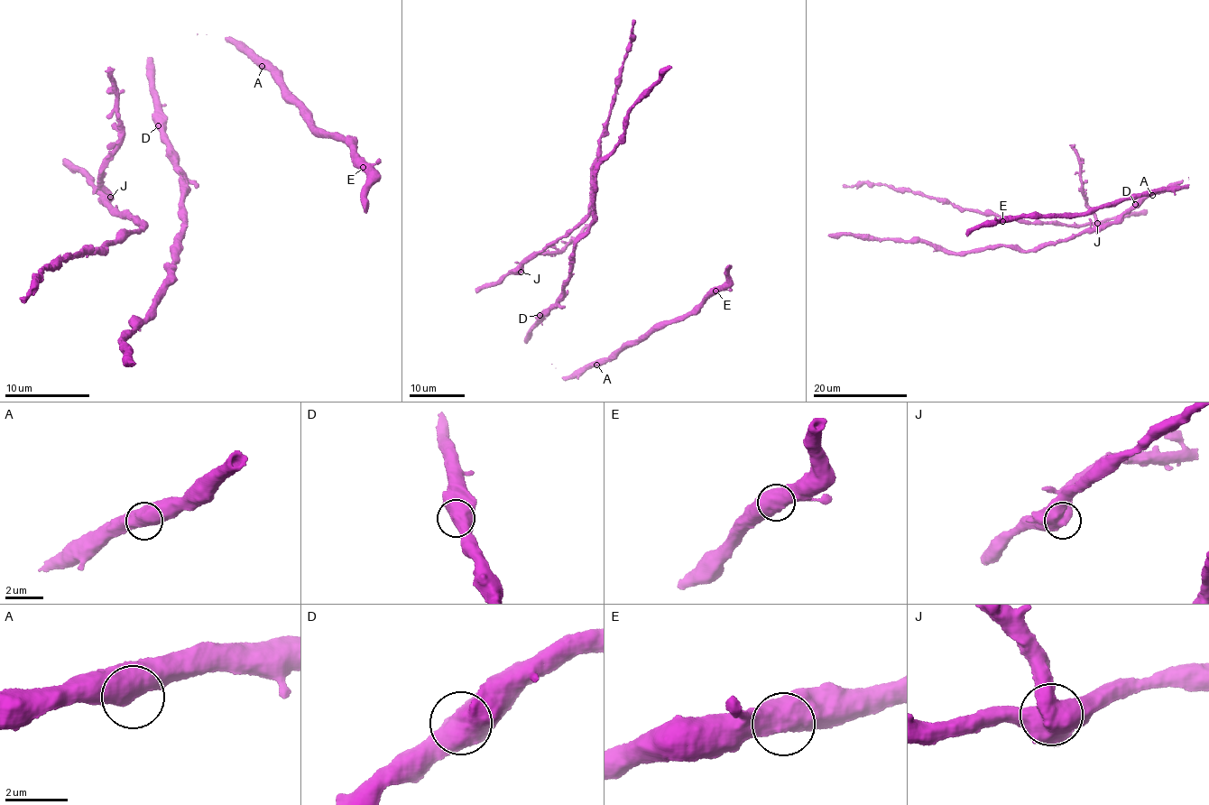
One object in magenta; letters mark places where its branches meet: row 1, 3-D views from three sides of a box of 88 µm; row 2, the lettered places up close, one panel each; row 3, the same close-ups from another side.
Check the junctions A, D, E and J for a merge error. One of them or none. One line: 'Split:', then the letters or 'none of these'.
Split: J

